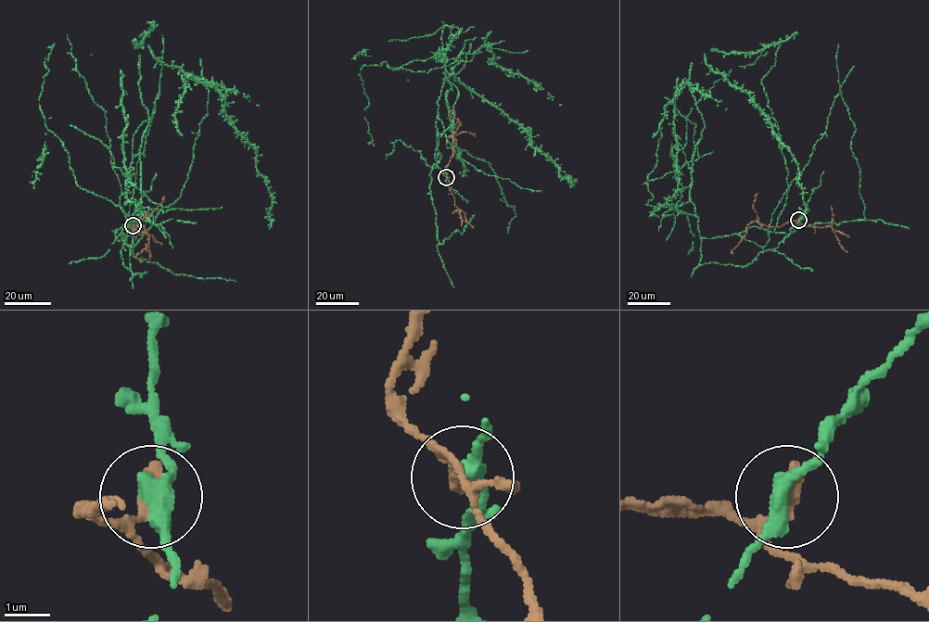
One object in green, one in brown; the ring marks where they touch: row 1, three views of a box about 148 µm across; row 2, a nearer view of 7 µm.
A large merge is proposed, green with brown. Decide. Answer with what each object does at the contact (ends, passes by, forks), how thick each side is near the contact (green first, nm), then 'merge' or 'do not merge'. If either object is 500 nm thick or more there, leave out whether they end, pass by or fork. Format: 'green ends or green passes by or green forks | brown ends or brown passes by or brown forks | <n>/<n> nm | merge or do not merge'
green passes by | brown passes by | 360/300 nm | do not merge

